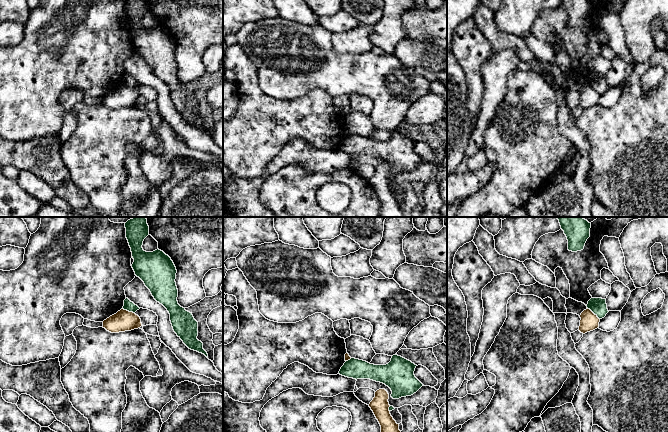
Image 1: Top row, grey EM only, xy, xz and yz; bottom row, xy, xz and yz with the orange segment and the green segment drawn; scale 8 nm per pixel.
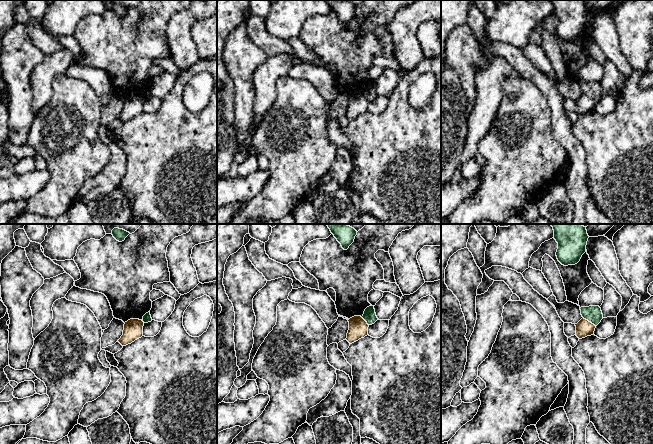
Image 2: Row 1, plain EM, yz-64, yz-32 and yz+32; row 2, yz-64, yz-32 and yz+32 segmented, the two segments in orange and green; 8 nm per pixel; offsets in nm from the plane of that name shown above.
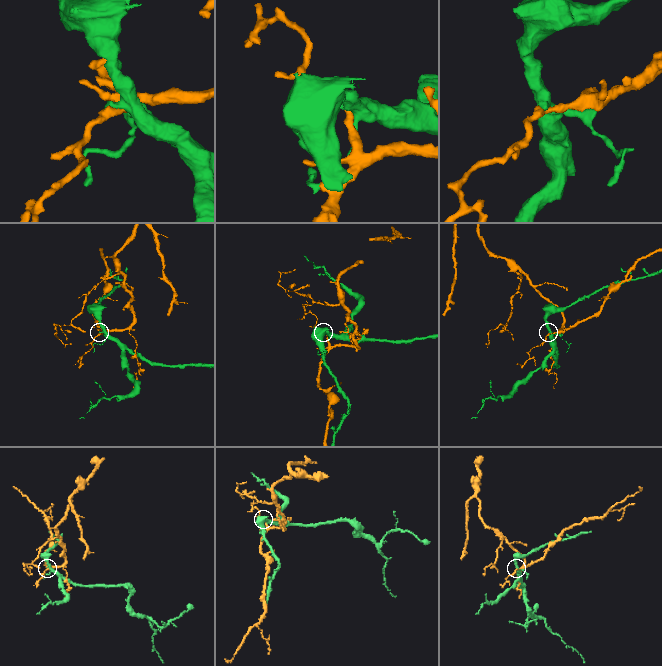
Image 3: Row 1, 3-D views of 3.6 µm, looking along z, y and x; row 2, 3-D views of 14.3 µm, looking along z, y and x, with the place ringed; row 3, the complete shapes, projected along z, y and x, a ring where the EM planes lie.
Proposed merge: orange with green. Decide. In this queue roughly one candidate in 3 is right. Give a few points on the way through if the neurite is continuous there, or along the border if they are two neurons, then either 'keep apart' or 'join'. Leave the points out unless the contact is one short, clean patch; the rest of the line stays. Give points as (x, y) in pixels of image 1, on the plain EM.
keep apart

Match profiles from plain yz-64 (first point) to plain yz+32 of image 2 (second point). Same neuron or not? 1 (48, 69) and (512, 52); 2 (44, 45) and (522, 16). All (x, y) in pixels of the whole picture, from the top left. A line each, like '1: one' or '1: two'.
1: two
2: two

